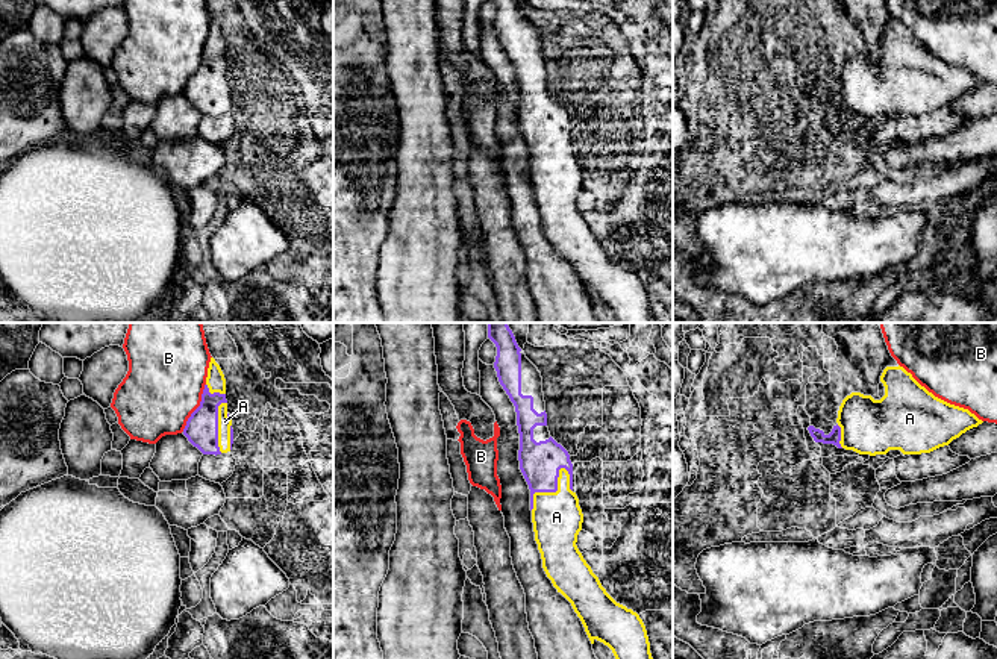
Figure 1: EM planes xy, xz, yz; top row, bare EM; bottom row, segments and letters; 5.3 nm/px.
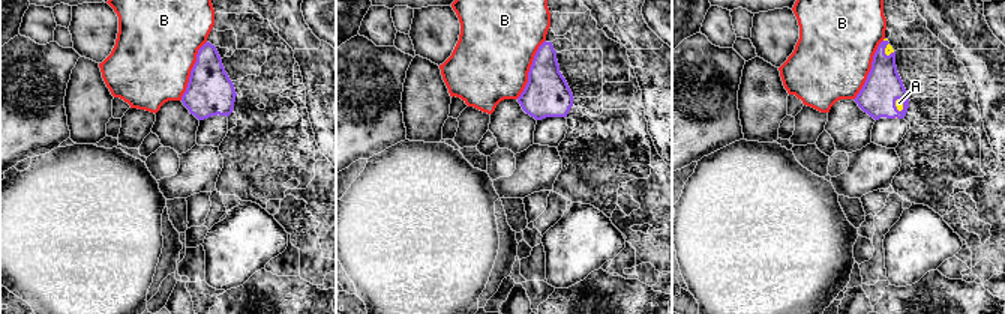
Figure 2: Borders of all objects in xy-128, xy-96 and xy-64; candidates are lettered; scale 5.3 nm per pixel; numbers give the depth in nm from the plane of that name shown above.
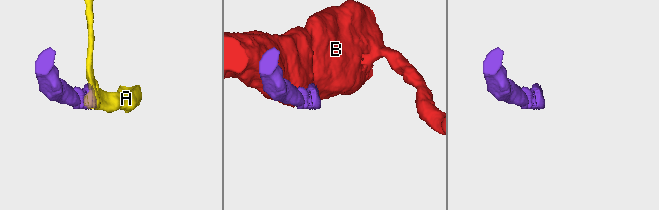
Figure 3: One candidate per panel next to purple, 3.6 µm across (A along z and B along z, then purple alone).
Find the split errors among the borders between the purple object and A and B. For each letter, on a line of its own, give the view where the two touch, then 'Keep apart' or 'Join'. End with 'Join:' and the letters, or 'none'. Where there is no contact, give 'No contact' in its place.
A: Touches purple in xz. Join
B: Touches purple in xy. Keep apart
Join: A

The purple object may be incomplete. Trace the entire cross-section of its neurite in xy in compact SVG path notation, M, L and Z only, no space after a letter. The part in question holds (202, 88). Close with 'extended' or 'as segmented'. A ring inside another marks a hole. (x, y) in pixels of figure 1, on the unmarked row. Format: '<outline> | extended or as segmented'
M211 18L200 67L191 74L183 89L188 102L203 115L221 115L232 111L233 89L227 74L226 39Z | extended

